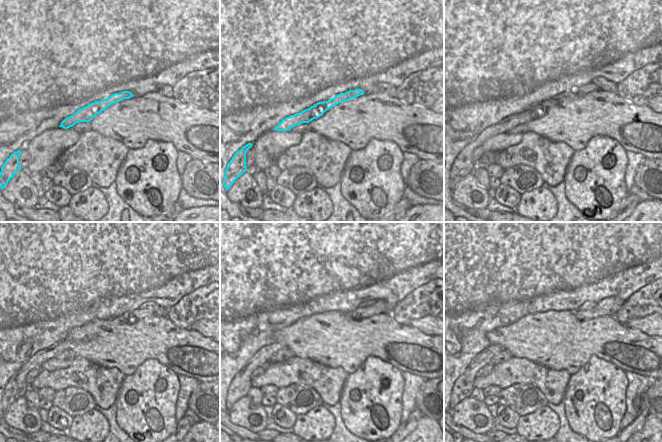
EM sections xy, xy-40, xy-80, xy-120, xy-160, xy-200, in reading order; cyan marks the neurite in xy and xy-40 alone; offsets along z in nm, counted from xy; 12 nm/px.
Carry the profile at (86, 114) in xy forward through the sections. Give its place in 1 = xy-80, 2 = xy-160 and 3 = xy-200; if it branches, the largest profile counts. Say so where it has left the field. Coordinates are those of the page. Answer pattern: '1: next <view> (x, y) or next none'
1: next xy-80 (464, 164)
2: next xy-160 (241, 383)
3: next xy-200 (464, 385)

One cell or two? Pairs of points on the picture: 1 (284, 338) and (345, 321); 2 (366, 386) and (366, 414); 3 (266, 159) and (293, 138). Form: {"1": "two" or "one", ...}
{"1": "one", "2": "one", "3": "one"}

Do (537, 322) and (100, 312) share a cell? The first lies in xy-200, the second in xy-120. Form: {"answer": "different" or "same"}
{"answer": "different"}

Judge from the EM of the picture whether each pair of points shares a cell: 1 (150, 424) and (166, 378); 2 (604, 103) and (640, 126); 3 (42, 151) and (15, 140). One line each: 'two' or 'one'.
1: one
2: one
3: two

